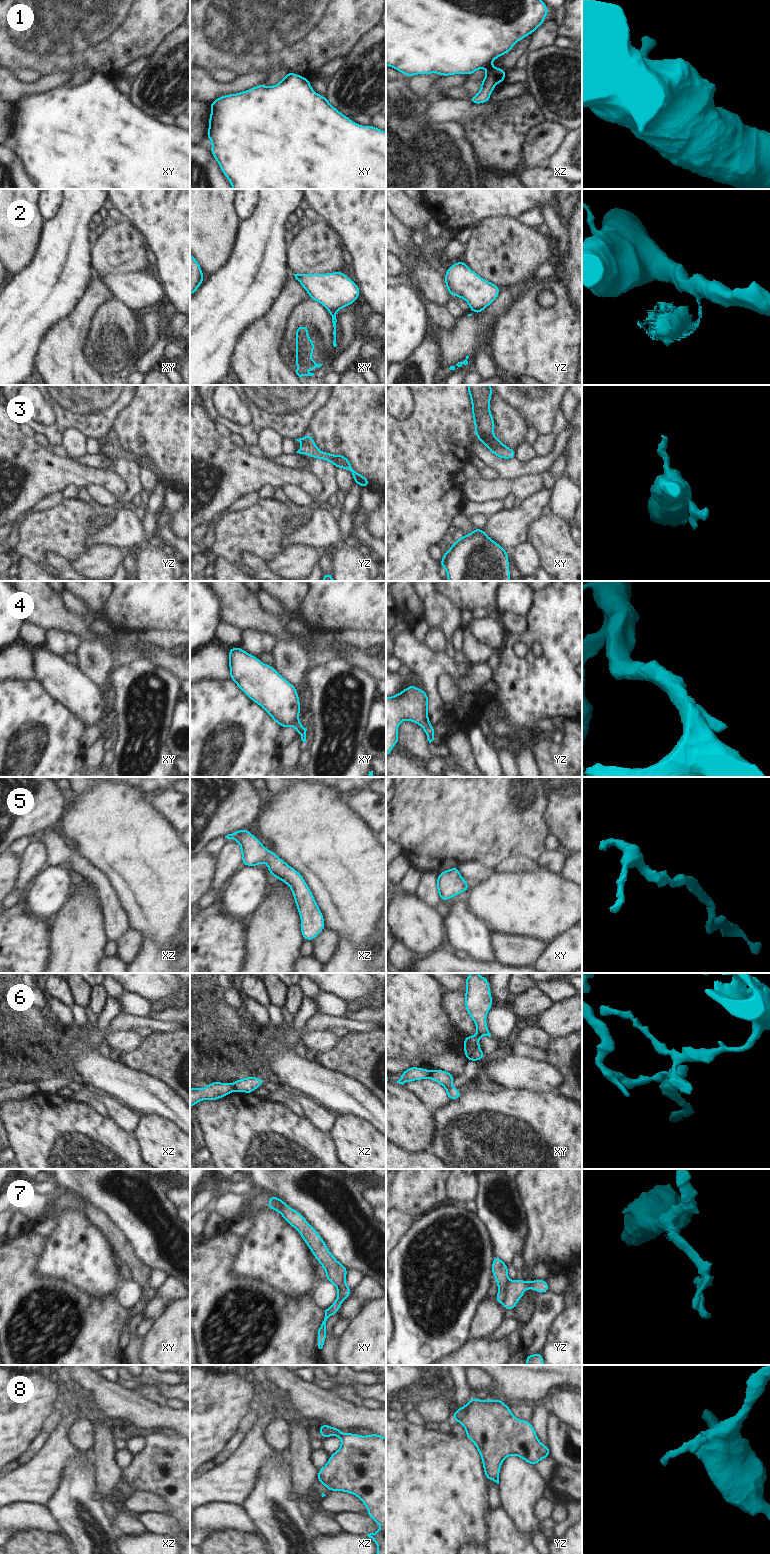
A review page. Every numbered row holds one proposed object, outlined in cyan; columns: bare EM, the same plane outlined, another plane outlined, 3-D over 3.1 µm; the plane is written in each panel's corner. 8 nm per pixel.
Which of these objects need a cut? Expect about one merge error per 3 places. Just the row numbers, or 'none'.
2, 6, 7, 8

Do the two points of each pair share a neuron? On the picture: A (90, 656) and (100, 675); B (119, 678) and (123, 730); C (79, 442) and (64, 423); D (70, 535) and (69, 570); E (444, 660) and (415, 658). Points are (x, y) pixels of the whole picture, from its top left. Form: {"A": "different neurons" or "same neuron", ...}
{"A": "same neuron", "B": "same neuron", "C": "different neurons", "D": "different neurons", "E": "same neuron"}

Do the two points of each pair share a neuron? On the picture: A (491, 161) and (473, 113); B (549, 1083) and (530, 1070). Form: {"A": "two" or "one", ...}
{"A": "two", "B": "one"}

